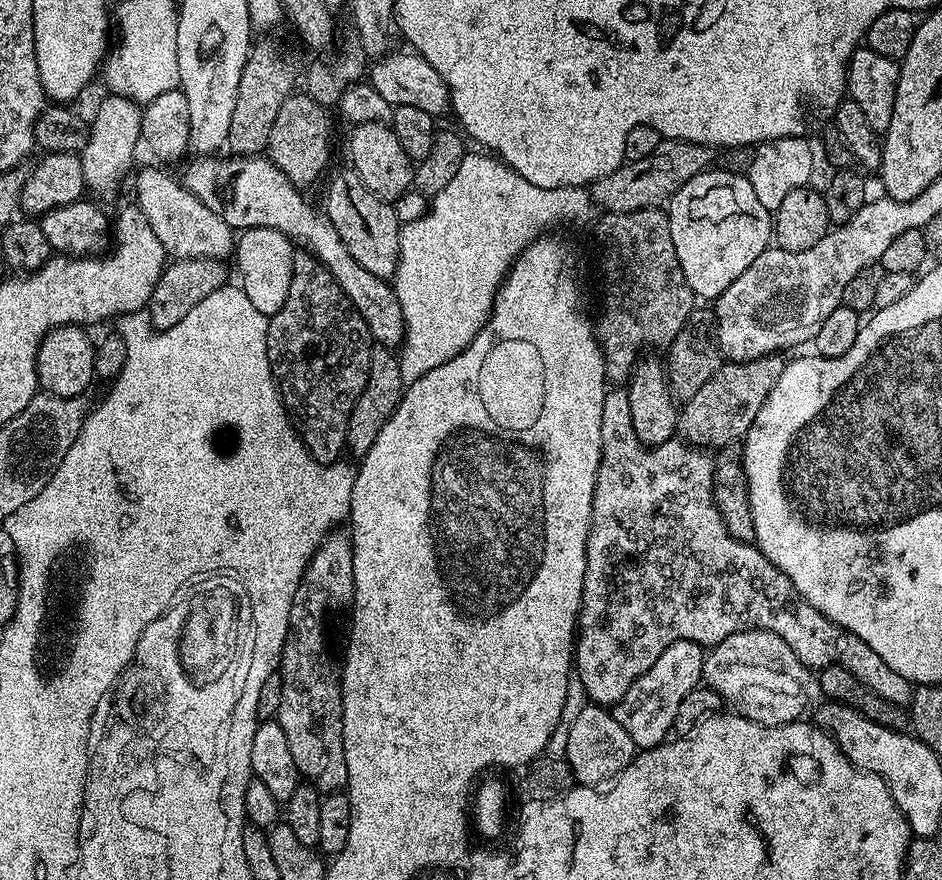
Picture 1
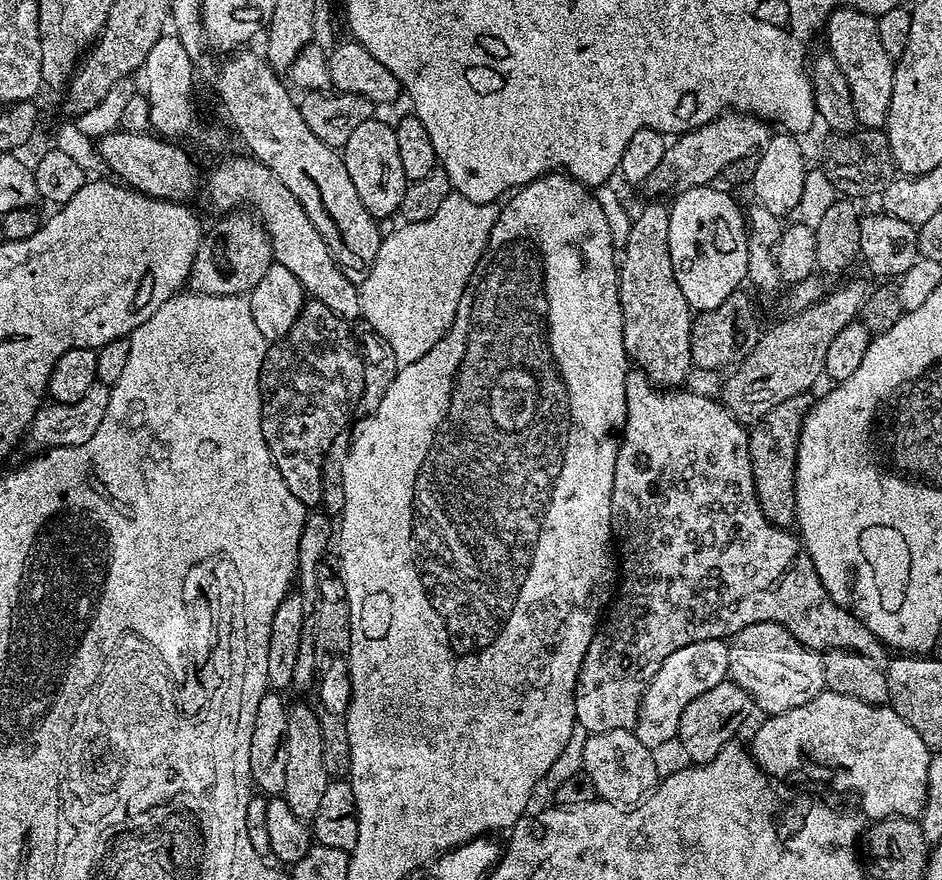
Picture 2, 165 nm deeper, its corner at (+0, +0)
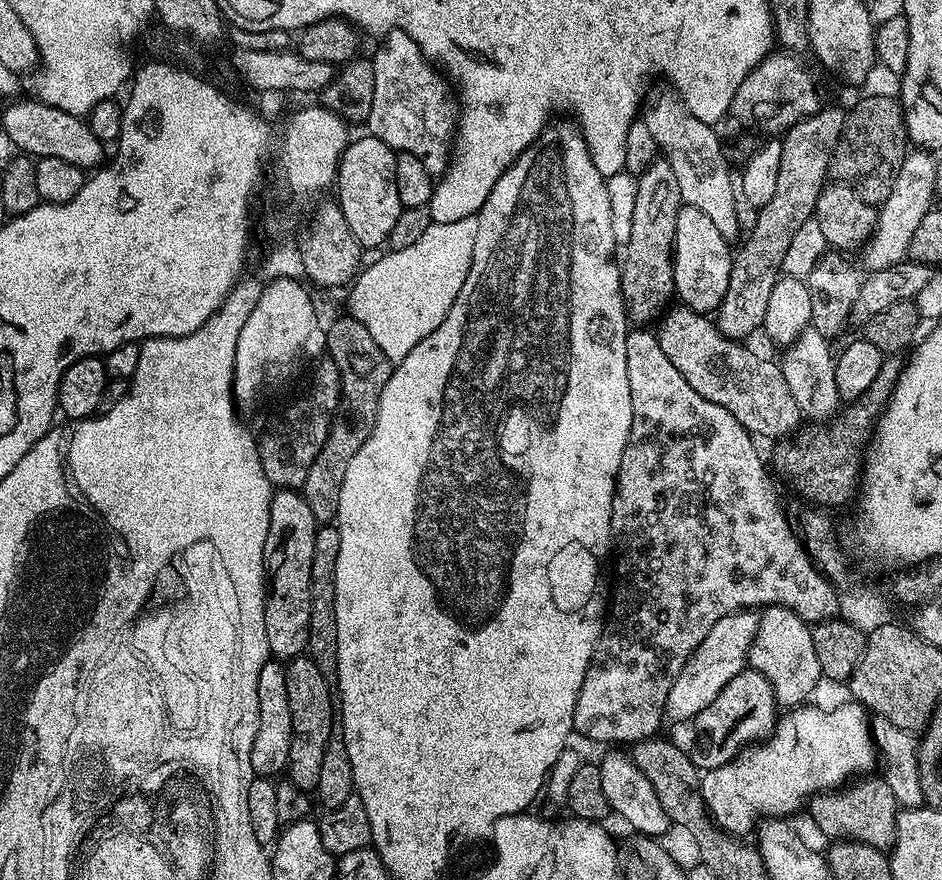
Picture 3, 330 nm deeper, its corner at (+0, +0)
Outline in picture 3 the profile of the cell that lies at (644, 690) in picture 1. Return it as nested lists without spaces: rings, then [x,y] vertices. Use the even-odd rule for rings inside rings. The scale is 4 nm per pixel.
[[[741,610],[731,612],[730,615],[718,618],[718,622],[714,622],[710,634],[702,638],[694,654],[690,654],[686,666],[682,666],[678,678],[674,678],[674,686],[670,686],[670,692],[664,703],[664,714],[669,721],[695,721],[697,714],[706,710],[706,706],[710,706],[710,702],[714,702],[714,698],[722,694],[722,686],[726,686],[726,682],[730,682],[734,674],[738,674],[746,667],[748,651],[754,642],[759,621],[760,617],[755,611]]]

